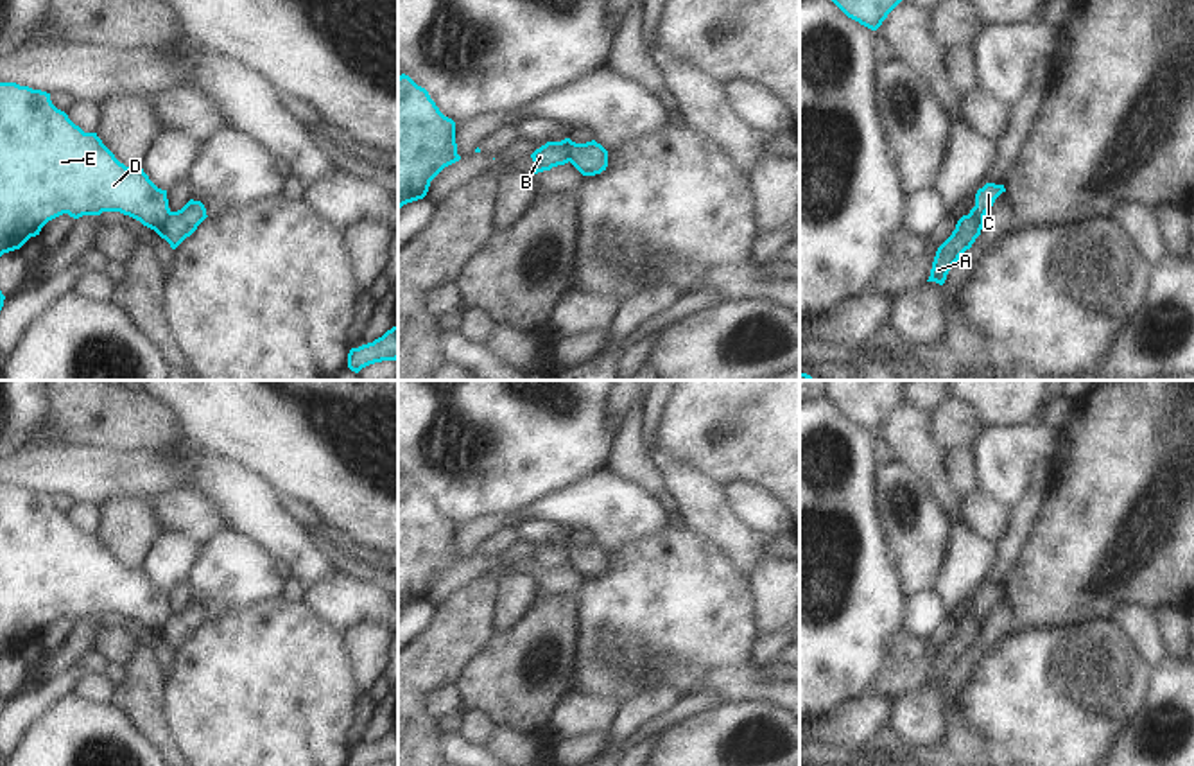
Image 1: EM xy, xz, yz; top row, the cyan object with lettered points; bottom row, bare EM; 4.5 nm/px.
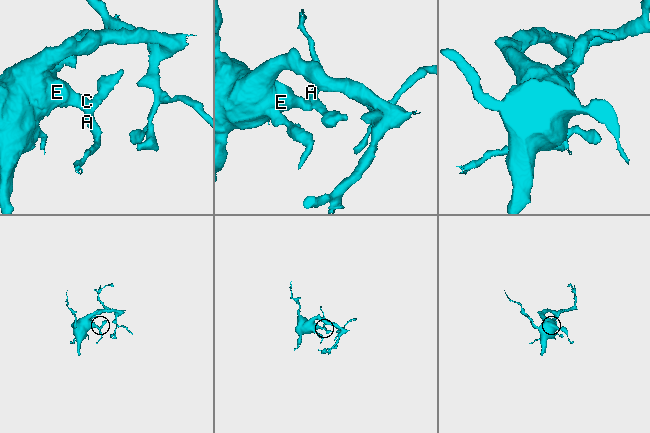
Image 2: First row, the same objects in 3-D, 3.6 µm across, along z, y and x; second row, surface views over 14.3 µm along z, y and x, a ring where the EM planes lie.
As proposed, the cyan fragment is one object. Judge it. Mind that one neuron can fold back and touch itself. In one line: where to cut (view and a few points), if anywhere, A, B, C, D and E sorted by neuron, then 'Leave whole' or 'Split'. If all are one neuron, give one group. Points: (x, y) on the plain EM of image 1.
Split along xz (562, 542), (571, 562). Groups: A / B C D E. Split

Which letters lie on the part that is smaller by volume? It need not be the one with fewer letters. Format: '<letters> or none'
A

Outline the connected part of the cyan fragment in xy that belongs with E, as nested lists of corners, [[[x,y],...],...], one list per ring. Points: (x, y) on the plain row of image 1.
[[[0,484],[0,658],[20,651],[63,615],[79,621],[102,614],[120,614],[154,633],[172,615],[167,592],[158,590],[142,569],[120,565],[97,535],[84,535],[57,511],[50,495]]]

